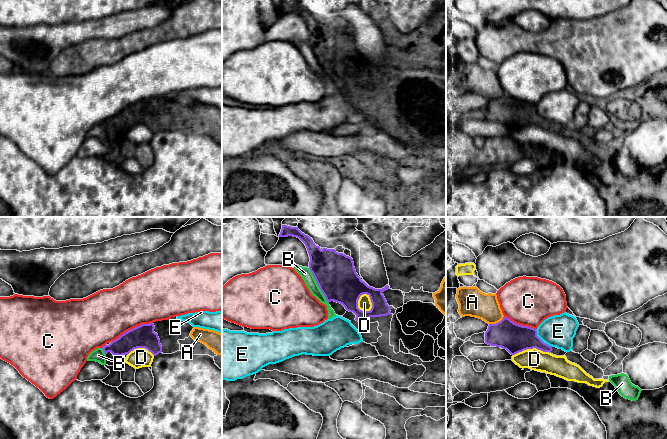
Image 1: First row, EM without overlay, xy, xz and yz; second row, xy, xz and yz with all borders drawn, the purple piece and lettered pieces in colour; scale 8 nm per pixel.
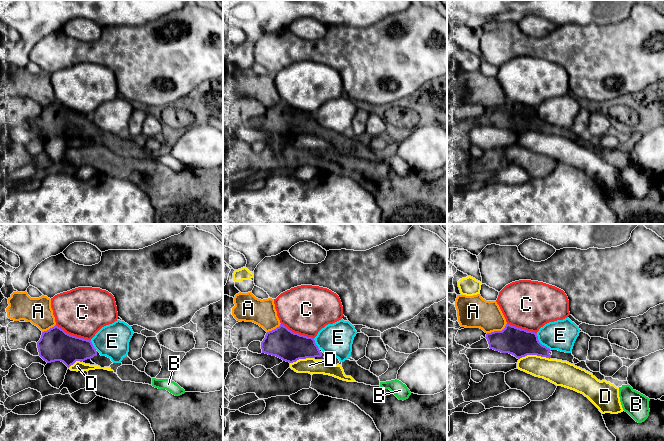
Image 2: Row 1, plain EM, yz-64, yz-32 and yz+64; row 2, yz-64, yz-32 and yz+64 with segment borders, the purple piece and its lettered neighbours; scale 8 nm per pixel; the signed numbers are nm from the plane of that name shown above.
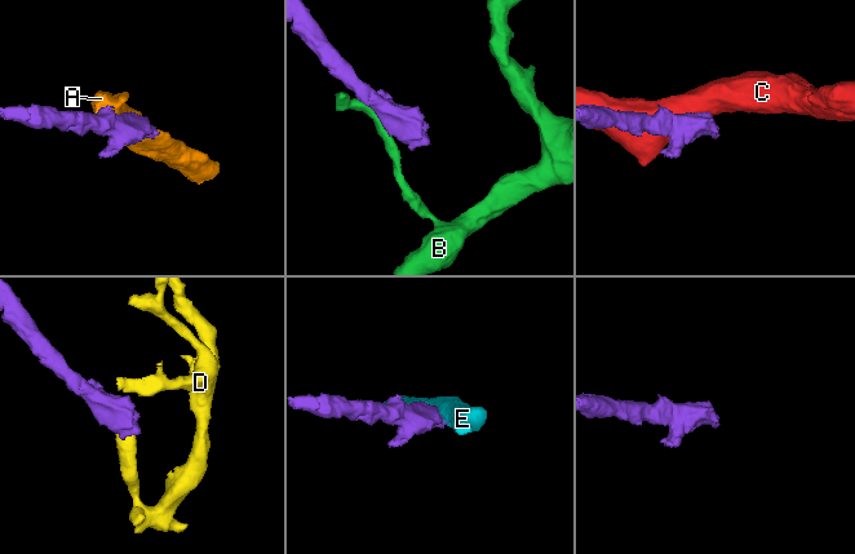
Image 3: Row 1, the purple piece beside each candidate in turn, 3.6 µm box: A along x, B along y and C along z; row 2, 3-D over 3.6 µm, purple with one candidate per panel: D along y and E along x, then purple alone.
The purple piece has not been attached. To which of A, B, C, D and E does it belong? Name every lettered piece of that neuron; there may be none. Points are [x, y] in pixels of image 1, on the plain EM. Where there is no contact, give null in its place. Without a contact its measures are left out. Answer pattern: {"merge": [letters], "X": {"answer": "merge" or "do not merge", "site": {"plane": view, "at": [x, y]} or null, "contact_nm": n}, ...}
{"merge": [], "A": {"answer": "do not merge", "site": {"plane": "yz", "at": [496, 99]}, "contact_nm": 140}, "B": {"answer": "do not merge", "site": {"plane": "xz", "at": [318, 61]}, "contact_nm": 340}, "C": {"answer": "do not merge", "site": {"plane": "xy", "at": [131, 105]}, "contact_nm": 380}, "D": {"answer": "do not merge", "site": {"plane": "xz", "at": [371, 77]}, "contact_nm": 160}, "E": {"answer": "do not merge", "site": {"plane": "yz", "at": [537, 112]}, "contact_nm": 130}}

